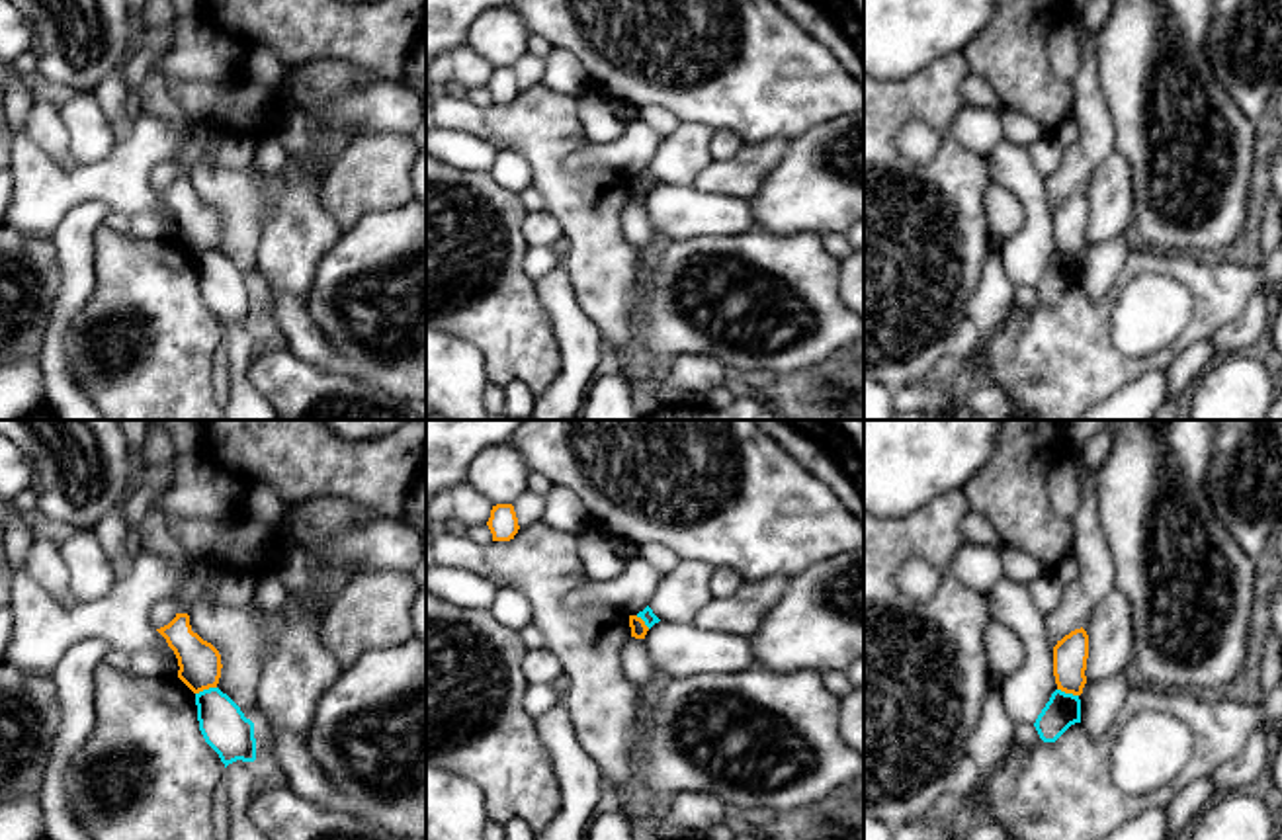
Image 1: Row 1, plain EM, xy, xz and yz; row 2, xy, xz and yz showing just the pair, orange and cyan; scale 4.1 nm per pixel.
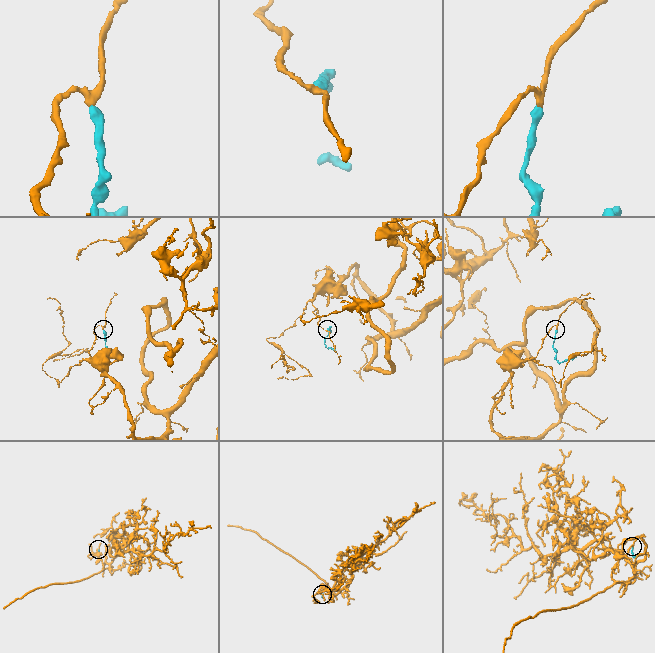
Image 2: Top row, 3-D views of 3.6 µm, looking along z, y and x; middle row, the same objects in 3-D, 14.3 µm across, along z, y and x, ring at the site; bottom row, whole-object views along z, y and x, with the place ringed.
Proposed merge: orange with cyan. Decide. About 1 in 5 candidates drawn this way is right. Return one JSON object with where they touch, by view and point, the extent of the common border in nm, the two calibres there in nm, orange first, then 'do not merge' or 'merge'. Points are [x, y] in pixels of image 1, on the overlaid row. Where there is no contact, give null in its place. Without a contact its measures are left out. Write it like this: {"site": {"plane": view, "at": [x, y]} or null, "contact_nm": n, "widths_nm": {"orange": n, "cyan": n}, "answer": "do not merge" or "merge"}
{"site": {"plane": "xy", "at": [206, 688]}, "contact_nm": 90, "widths_nm": {"orange": 180, "cyan": 190}, "answer": "do not merge"}

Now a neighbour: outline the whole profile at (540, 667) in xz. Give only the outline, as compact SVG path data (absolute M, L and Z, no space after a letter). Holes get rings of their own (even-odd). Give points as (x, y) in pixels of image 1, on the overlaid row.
M530 649L524 656L522 672L530 684L547 686L563 674L563 666L547 649Z

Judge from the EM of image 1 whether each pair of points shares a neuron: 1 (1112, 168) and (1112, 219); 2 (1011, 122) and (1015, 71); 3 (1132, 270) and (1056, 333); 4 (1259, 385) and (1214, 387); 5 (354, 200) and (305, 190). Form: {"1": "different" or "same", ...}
{"1": "same", "2": "different", "3": "same", "4": "same", "5": "different"}

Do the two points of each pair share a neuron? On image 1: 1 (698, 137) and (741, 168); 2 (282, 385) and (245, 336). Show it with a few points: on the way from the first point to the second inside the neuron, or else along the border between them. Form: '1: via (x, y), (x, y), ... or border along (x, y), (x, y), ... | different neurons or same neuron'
1: border along (714, 161), (692, 184) | different neurons
2: border along (260, 344), (249, 366), (249, 381), (264, 397) | different neurons

